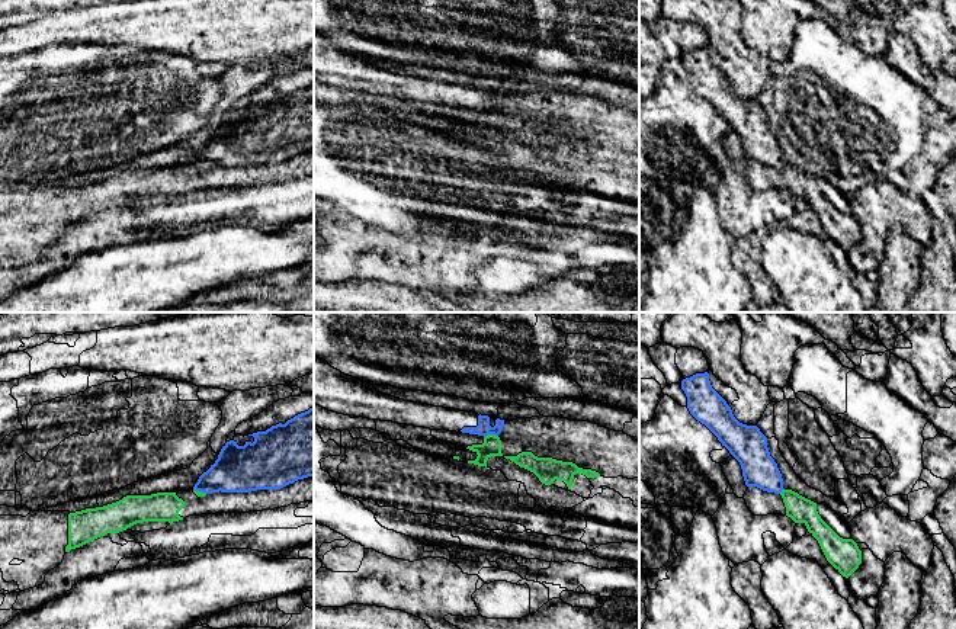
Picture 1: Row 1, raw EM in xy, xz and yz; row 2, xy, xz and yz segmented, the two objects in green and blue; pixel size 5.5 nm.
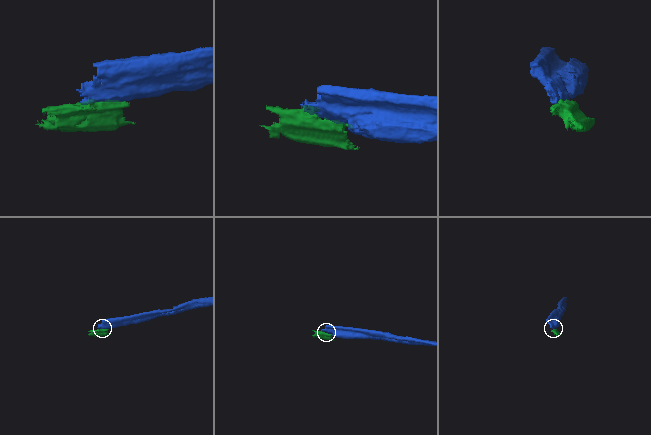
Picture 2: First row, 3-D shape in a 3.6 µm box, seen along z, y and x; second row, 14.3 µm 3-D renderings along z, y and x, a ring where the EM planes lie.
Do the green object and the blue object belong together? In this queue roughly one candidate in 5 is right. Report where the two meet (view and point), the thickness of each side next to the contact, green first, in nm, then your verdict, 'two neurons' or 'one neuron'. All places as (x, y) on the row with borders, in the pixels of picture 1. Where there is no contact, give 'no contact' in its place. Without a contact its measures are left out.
meets green in xz at (490, 435); 110 nm thick on the green side, 80 nm on the other; two neurons

